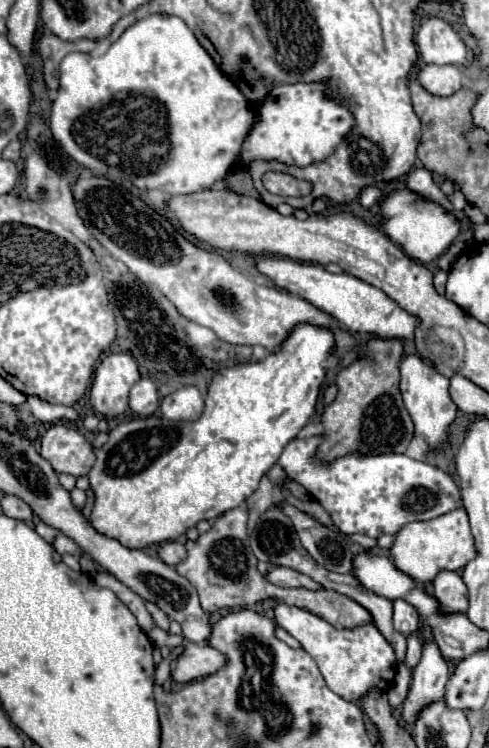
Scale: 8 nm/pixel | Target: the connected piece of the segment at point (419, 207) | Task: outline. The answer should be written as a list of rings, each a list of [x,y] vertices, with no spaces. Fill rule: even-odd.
[[[402,189],[402,191],[392,191],[390,195],[384,197],[382,201],[382,223],[384,223],[384,233],[402,249],[406,251],[408,257],[428,263],[442,255],[448,245],[454,241],[454,237],[460,233],[460,221],[442,209],[438,203],[432,203],[424,197],[418,197],[416,193]]]

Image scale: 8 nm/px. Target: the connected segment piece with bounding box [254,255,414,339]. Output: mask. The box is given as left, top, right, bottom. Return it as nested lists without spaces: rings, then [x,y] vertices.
[[[254,255],[256,269],[274,281],[276,287],[286,289],[292,295],[298,295],[324,311],[326,315],[334,317],[336,321],[342,321],[352,331],[362,331],[376,337],[386,339],[412,339],[414,337],[414,315],[406,313],[398,307],[396,301],[386,297],[380,289],[374,289],[372,285],[364,283],[362,279],[348,275],[348,273],[328,273],[322,265],[306,265],[298,263],[286,257],[268,257],[268,255]]]

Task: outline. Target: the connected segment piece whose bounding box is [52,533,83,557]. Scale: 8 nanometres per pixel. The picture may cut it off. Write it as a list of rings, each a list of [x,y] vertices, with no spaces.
[[[59,533],[59,535],[57,535],[52,545],[60,555],[64,555],[65,553],[75,555],[76,557],[81,557],[83,555],[83,551],[79,546],[63,533]]]

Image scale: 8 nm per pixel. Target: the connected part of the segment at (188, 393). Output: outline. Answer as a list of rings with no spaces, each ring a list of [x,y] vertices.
[[[192,385],[176,389],[168,397],[164,397],[160,405],[162,417],[170,421],[196,421],[202,415],[202,409],[204,399],[200,391]]]

